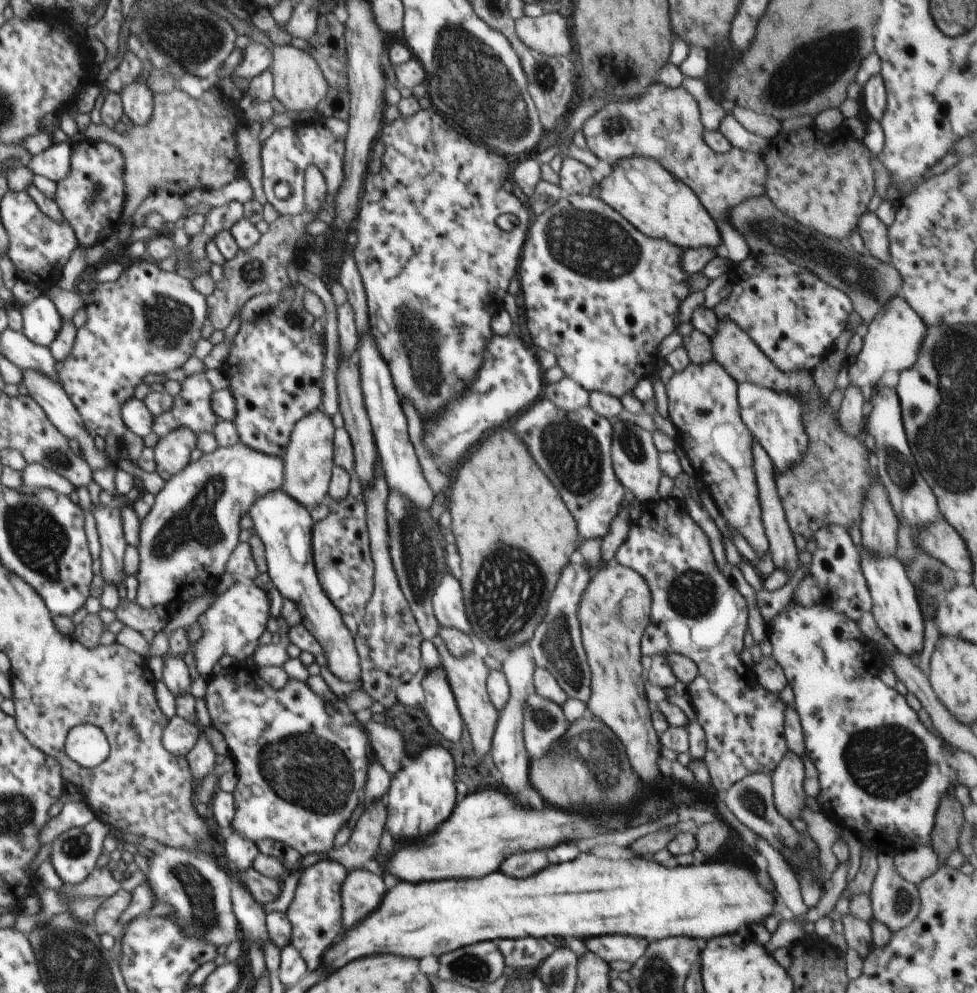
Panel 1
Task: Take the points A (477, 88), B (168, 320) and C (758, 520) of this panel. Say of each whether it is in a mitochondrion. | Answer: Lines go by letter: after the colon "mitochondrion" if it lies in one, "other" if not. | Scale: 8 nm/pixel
A: mitochondrion
B: mitochondrion
C: other

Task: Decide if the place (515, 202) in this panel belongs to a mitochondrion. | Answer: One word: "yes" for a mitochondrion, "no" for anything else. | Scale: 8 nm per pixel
no

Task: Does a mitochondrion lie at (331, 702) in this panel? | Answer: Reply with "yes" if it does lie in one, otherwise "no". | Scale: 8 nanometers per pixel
no

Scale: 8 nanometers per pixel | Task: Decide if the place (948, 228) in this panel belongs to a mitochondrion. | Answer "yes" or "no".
no

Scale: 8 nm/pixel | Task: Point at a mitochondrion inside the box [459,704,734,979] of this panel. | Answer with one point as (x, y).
(603, 756)

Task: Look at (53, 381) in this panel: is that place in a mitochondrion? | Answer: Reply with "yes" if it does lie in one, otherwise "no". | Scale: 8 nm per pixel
no

